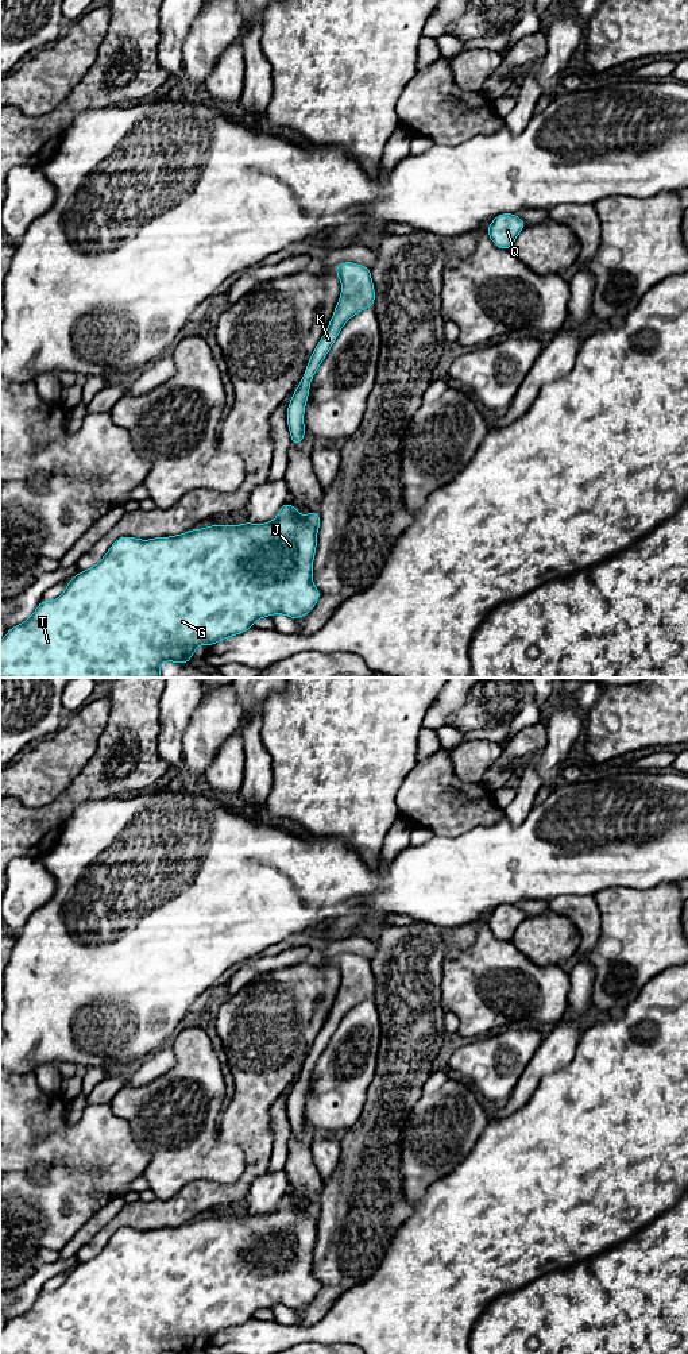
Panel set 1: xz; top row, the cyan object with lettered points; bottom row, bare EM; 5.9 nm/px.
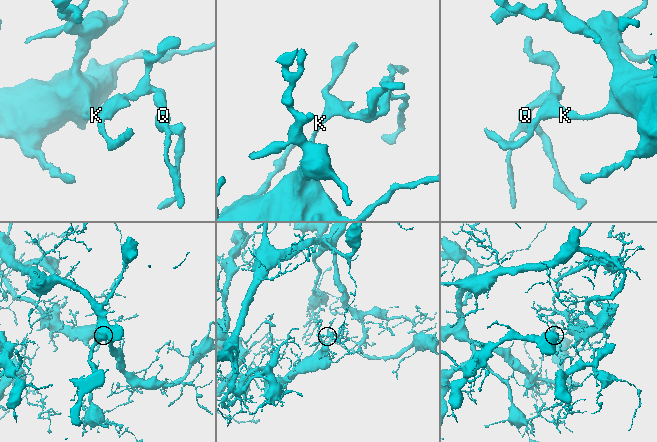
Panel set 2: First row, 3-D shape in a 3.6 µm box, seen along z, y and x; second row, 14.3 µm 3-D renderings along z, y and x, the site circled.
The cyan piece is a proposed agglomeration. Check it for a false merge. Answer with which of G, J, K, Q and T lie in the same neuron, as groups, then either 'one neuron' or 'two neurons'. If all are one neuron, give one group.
groups G J K Q T; one neuron

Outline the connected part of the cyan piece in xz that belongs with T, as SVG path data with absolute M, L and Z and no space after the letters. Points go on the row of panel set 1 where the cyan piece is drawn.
M285 502L275 520L267 524L251 524L248 521L236 526L212 524L208 528L190 529L182 535L150 540L121 536L96 566L86 571L78 571L69 580L62 595L54 601L42 599L28 620L8 629L0 641L0 678L161 678L161 663L174 661L186 666L200 644L206 644L210 648L220 640L254 628L254 622L259 618L271 614L285 614L294 620L304 617L313 610L321 597L321 591L312 580L320 522L318 510L299 516L294 505Z

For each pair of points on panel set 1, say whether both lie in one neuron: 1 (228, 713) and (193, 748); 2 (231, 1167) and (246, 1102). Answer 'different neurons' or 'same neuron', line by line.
1: same neuron
2: different neurons

